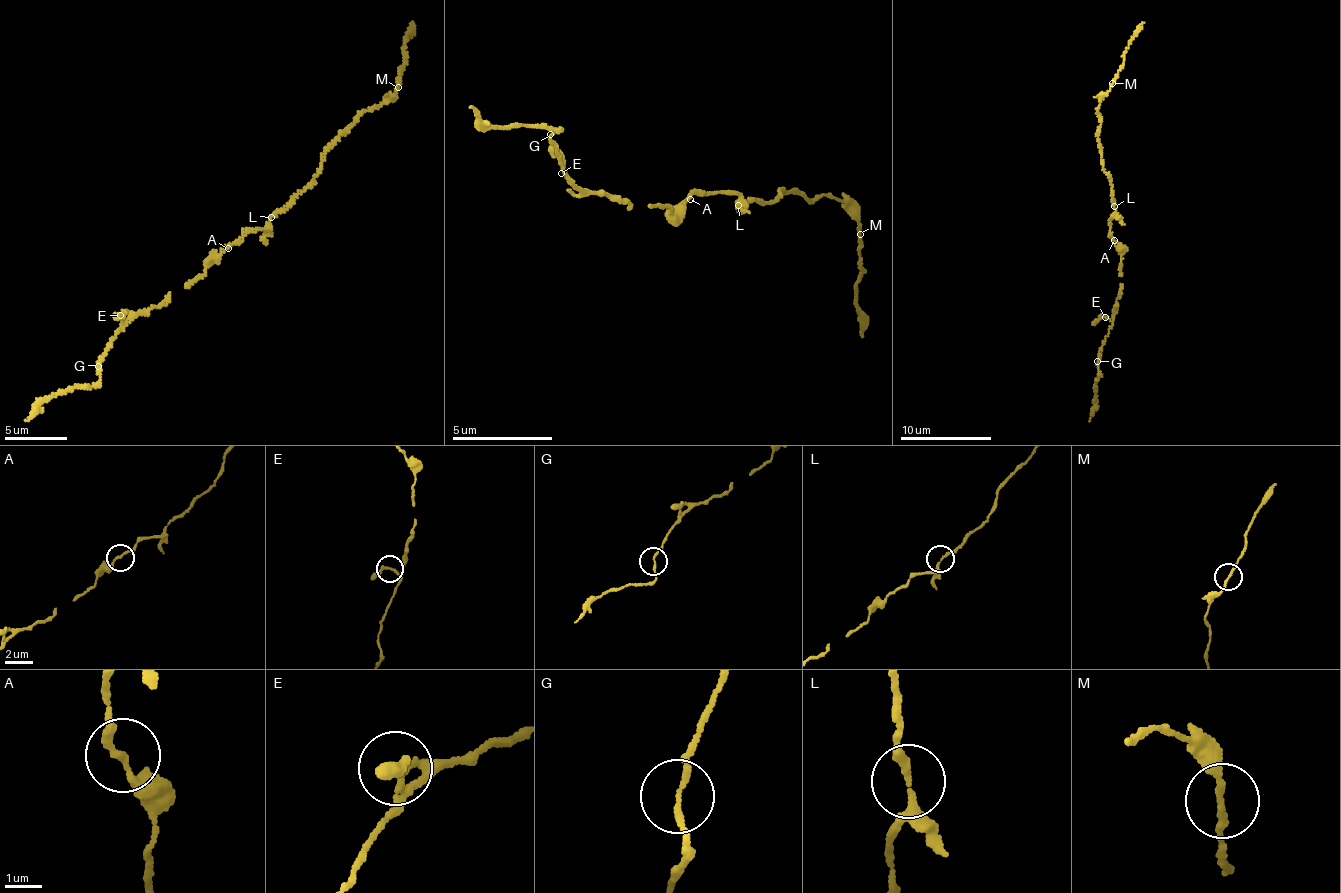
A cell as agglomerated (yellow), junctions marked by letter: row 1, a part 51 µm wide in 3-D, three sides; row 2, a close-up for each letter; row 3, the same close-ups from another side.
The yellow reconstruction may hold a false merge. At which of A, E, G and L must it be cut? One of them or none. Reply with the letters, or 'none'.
none

